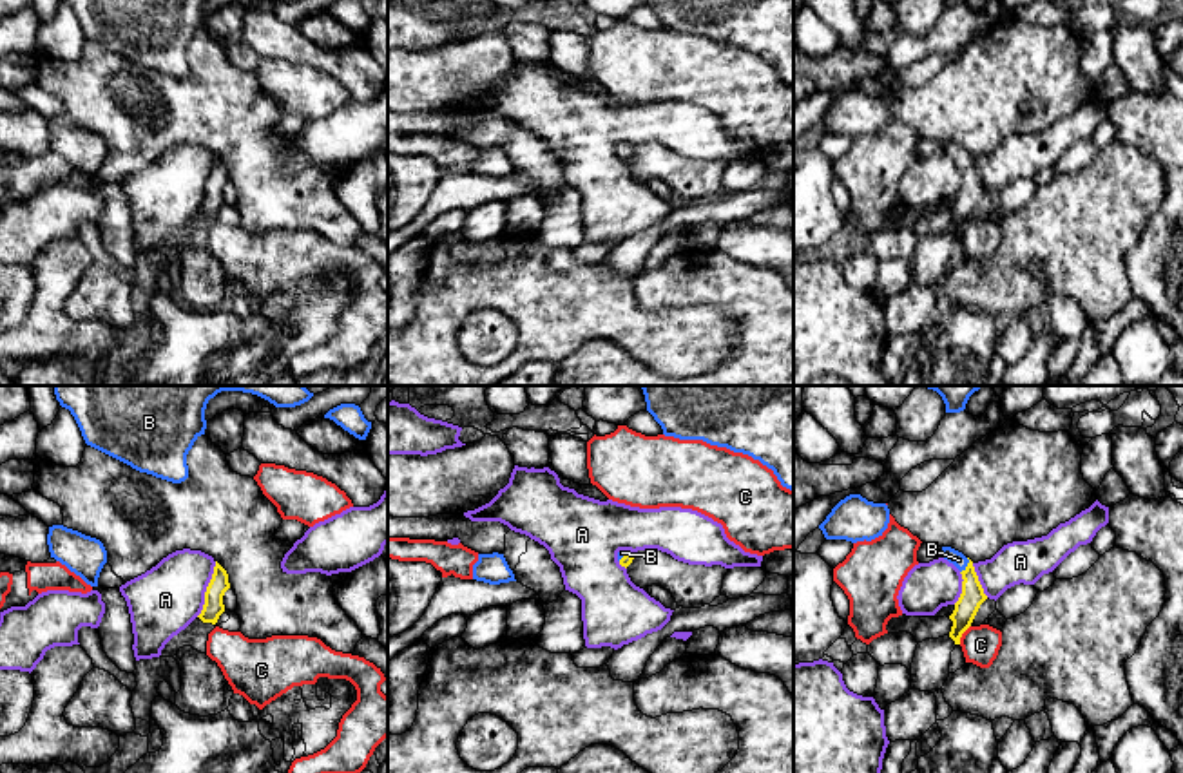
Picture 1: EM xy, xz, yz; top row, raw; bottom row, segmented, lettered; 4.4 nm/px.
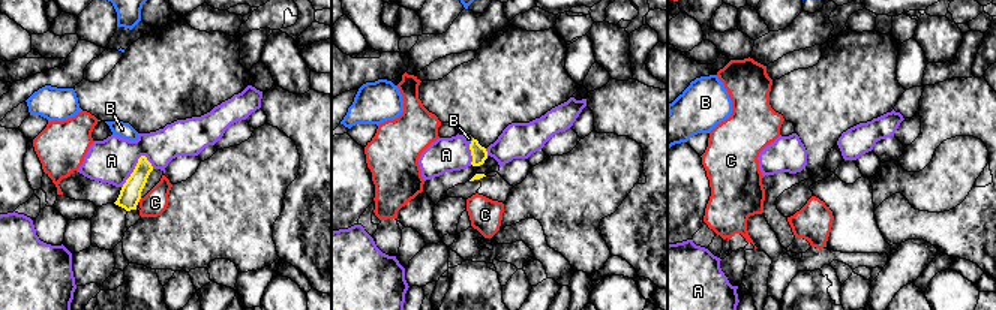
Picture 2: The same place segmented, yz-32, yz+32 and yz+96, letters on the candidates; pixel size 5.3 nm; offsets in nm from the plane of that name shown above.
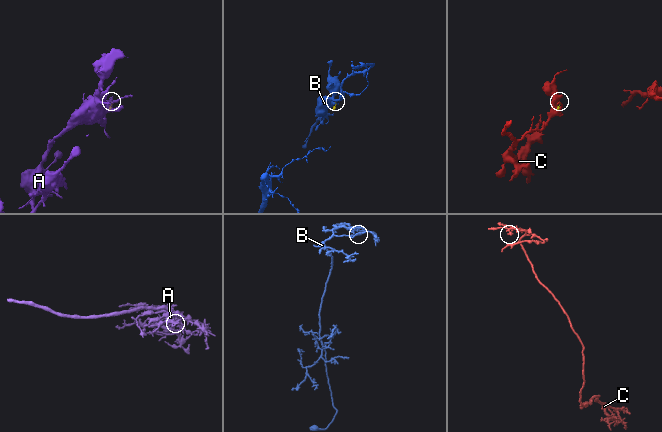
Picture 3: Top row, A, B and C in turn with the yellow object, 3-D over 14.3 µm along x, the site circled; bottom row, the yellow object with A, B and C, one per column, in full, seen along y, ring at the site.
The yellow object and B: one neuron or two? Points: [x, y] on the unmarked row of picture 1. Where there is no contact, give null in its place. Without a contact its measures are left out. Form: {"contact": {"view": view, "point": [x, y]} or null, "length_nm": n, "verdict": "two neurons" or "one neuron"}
{"contact": {"view": "yz", "point": [968, 160]}, "length_nm": 80, "verdict": "one neuron"}

